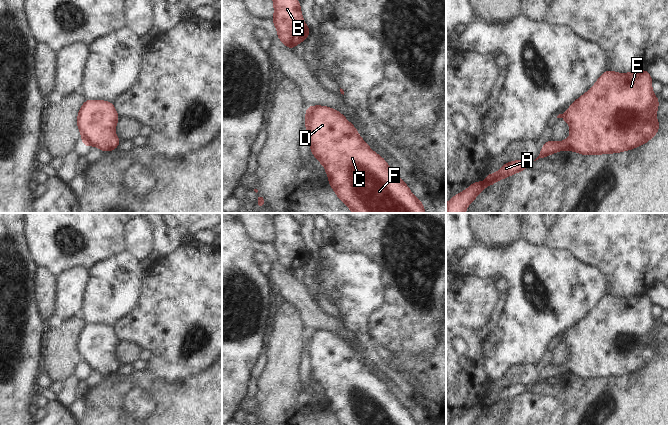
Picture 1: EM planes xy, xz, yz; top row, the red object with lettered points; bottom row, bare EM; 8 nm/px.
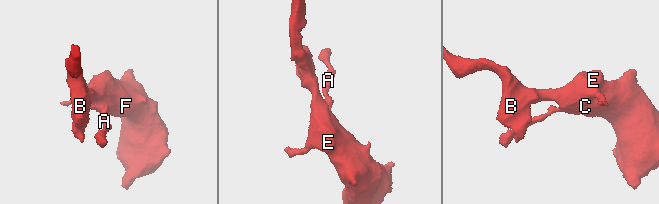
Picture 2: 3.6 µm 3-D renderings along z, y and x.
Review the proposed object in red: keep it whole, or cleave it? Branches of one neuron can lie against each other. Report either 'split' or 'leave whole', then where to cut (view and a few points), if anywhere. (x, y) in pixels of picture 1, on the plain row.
leave whole; cut none

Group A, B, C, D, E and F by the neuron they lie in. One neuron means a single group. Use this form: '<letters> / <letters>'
A B C D E F

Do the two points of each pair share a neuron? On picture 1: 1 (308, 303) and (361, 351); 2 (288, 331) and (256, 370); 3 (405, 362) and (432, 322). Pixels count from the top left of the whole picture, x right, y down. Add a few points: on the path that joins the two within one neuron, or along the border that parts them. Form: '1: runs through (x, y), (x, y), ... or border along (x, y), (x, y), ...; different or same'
1: runs through (321, 317), (326, 322), (340, 329), (348, 337); same
2: border along (265, 354), (264, 369), (256, 378); different
3: border along (433, 349), (422, 358), (393, 354); different

